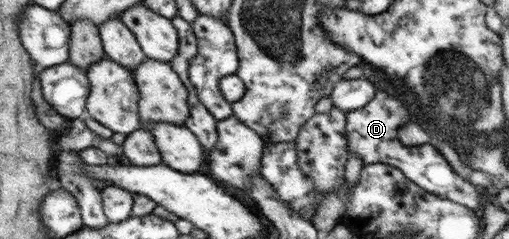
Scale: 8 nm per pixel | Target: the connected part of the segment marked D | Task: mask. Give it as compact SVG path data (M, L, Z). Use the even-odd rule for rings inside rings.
M378 90L370 103L365 107L348 112L345 115L346 151L360 156L364 165L383 163L396 167L410 182L418 185L422 190L448 199L454 203L478 209L481 191L474 189L471 183L465 181L455 173L448 161L442 157L437 147L430 143L420 146L406 146L399 141L398 130L411 119L408 109L400 100L390 96L384 90Z

